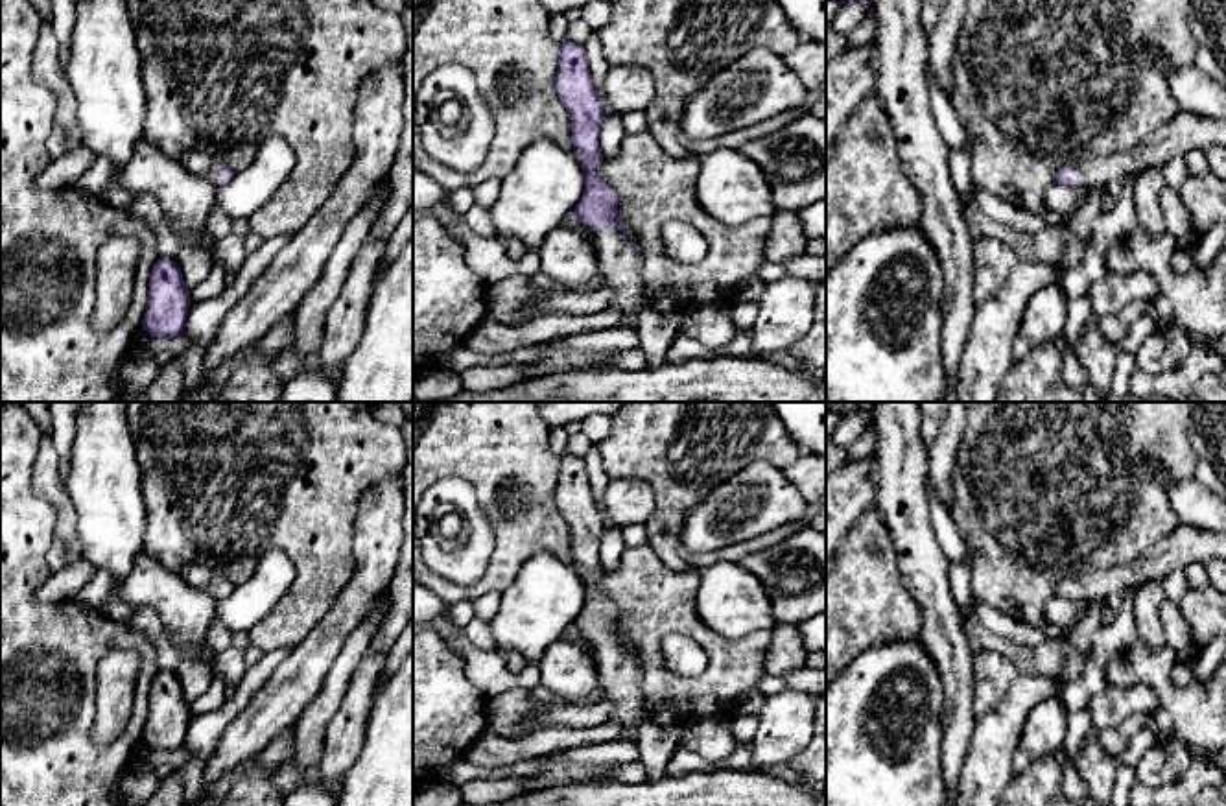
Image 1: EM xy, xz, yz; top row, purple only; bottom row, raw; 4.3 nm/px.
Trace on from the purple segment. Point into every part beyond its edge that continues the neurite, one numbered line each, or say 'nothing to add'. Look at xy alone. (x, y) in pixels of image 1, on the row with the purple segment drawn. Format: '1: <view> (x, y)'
1: xy (196, 163)

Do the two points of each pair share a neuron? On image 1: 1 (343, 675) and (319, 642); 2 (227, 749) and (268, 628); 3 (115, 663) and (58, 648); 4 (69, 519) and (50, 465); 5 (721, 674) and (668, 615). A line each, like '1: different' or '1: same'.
1: different
2: different
3: different
4: same
5: same

